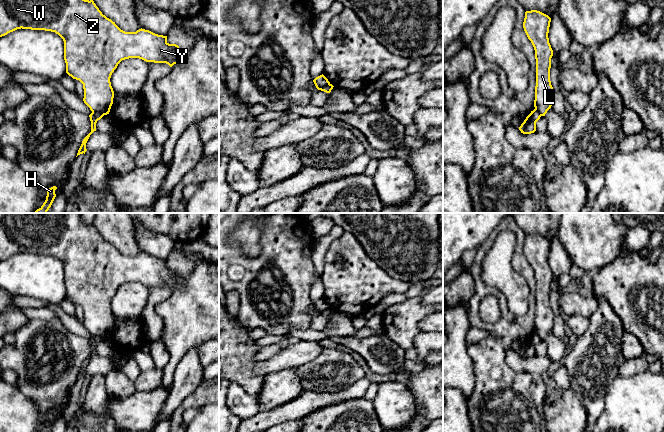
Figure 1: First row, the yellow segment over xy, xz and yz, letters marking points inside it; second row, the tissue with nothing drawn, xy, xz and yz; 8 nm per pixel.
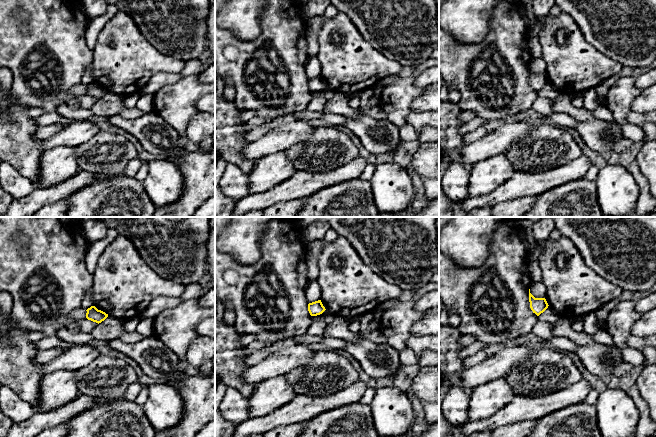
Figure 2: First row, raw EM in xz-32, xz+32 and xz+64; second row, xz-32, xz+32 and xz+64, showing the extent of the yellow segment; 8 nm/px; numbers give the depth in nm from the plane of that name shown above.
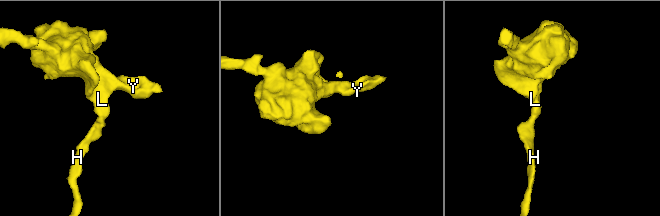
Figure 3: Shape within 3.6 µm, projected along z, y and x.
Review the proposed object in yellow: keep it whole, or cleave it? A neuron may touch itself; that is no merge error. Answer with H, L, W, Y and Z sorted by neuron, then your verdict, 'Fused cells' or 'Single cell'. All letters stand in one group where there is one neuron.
Groups: H / L W Y Z. Fused cells

